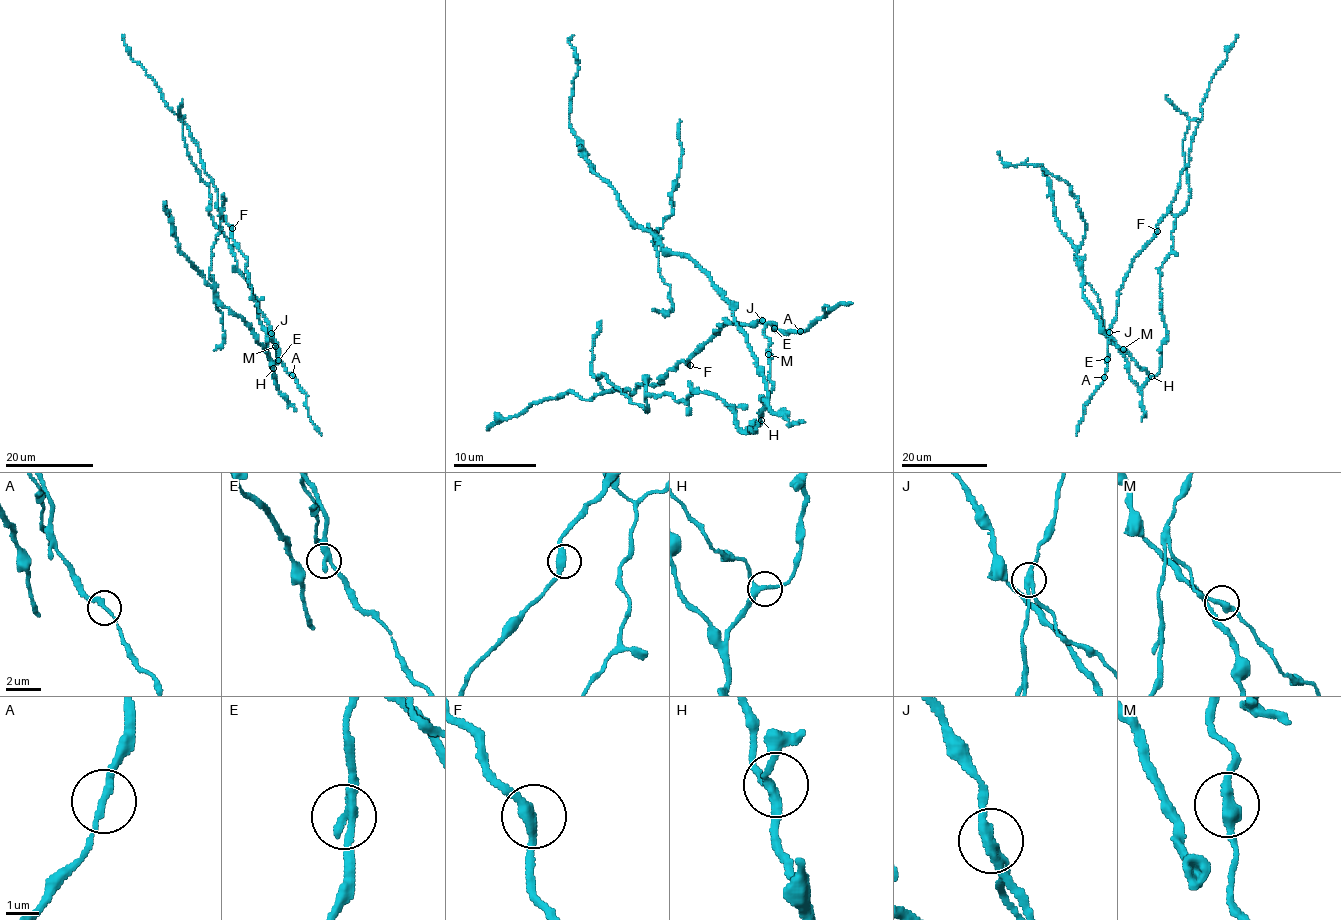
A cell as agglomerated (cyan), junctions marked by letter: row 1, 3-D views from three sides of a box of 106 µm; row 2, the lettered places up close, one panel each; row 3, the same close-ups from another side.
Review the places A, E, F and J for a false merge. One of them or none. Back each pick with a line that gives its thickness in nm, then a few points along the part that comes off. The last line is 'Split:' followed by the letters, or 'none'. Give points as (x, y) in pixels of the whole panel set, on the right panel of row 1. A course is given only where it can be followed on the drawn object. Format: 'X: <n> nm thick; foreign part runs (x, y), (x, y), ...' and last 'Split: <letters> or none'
J: 280 nm thick; foreign part runs (1109, 332), (1147, 370), (1141, 386), (1084, 297), (1077, 251), (1054, 215), (1043, 168), (1004, 164), (998, 152)
Split: J

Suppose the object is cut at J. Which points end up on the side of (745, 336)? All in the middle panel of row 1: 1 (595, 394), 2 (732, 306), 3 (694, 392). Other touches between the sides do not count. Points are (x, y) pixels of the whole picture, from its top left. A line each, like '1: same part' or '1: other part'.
1: other part
2: same part
3: same part

